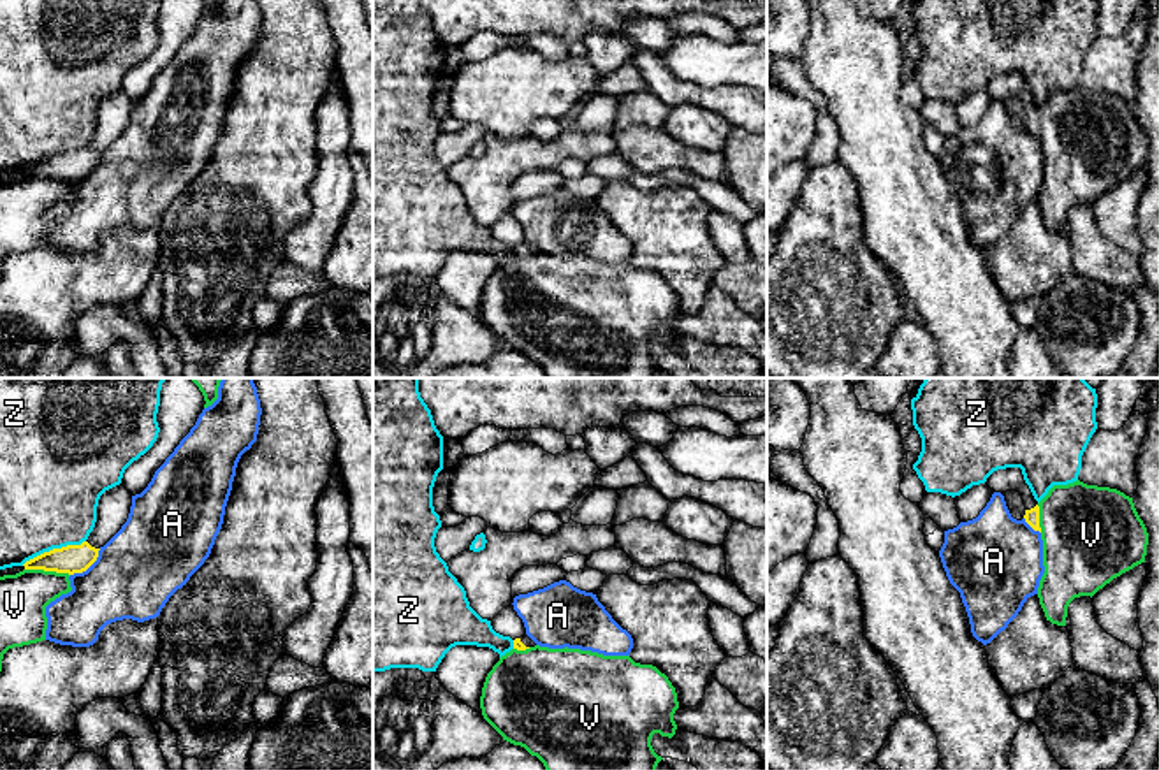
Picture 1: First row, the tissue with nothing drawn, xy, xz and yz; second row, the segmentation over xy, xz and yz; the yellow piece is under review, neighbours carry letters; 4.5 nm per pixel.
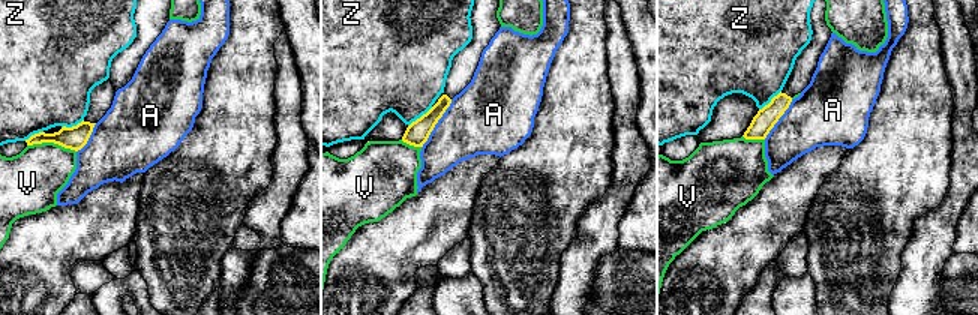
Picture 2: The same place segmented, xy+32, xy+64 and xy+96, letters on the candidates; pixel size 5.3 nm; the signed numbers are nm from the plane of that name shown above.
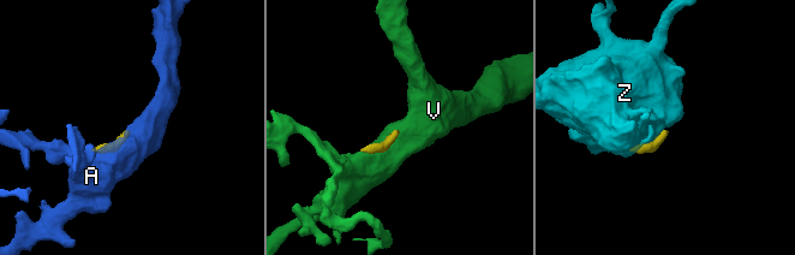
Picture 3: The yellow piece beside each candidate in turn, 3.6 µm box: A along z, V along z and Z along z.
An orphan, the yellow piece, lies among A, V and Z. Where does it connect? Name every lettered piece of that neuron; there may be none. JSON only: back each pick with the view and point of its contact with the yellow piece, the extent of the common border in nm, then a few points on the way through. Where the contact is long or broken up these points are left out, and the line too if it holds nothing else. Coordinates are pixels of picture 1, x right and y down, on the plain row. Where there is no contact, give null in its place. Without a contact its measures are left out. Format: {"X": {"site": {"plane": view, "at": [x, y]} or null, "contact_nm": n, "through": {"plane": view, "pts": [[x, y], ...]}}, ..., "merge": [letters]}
{"merge": []}

